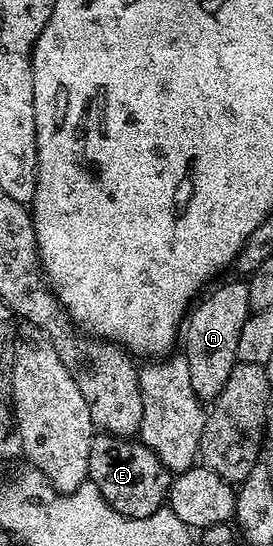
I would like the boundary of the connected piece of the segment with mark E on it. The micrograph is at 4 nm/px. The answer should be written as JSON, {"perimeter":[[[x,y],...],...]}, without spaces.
{"perimeter":[[[110,433],[95,436],[92,451],[88,451],[88,471],[90,472],[89,480],[94,482],[94,486],[100,491],[100,495],[104,495],[106,502],[125,517],[152,515],[156,510],[167,504],[170,496],[172,473],[169,469],[166,469],[161,459],[138,439],[113,437]]]}

